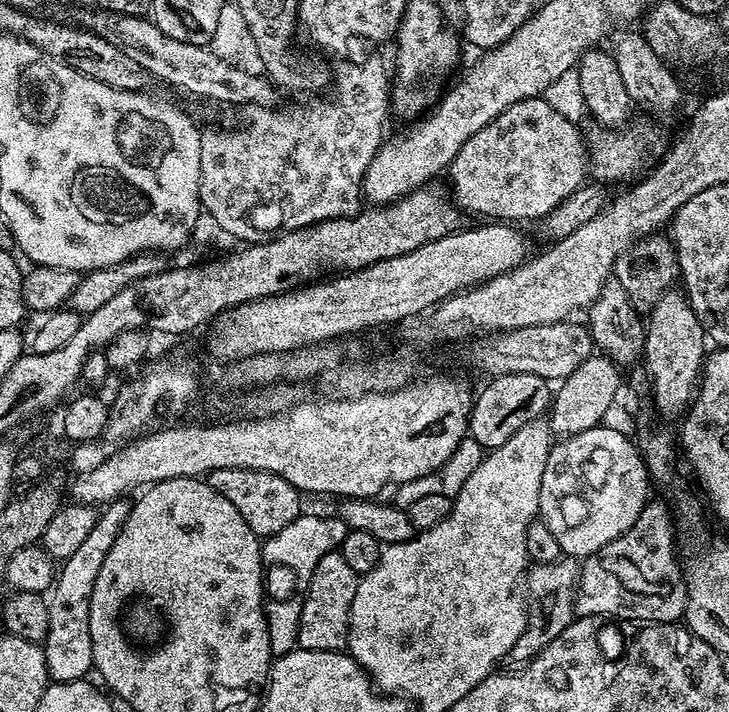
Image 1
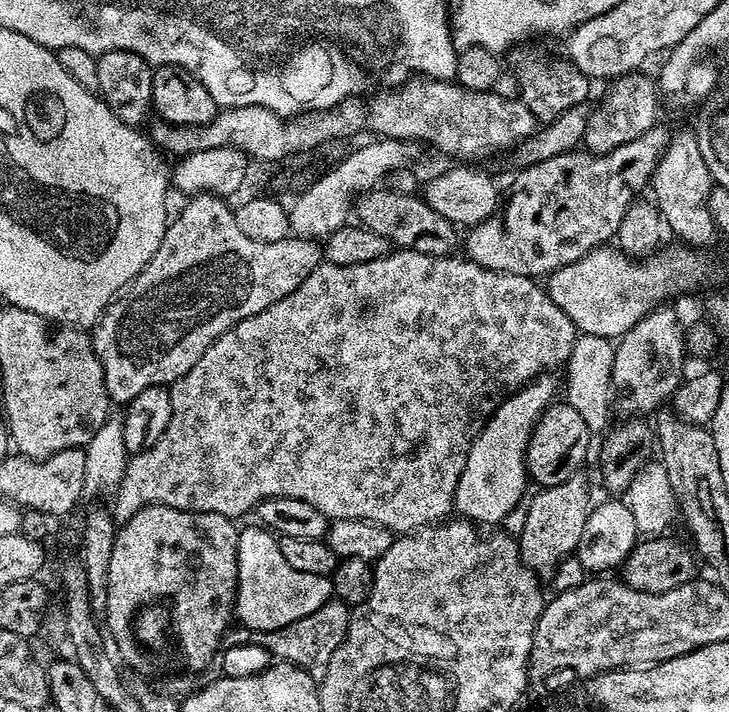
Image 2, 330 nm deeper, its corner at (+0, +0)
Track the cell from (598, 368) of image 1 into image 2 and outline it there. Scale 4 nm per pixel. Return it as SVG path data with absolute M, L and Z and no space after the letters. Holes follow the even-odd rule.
M574 474L566 482L562 482L558 486L540 488L537 493L537 496L532 501L530 501L531 499L527 501L527 504L529 504L528 509L524 512L524 529L521 530L520 536L518 535L518 543L520 557L523 558L524 564L537 576L548 578L556 571L556 565L575 553L576 547L579 546L582 538L582 530L586 530L586 522L590 511L588 484L580 477L580 474Z

